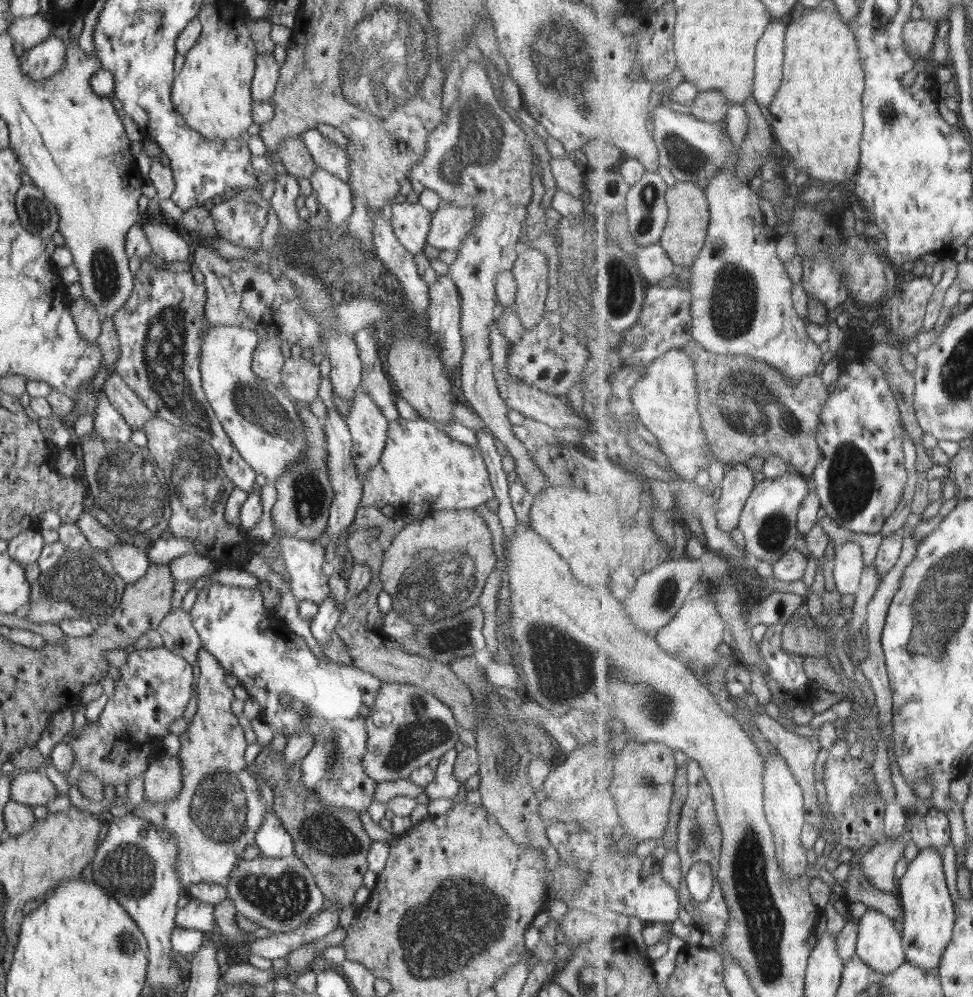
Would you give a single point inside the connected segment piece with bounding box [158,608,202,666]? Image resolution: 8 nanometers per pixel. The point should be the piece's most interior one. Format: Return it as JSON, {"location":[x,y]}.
{"location":[179,635]}

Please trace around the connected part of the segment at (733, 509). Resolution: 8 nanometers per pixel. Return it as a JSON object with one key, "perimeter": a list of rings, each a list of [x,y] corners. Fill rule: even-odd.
{"perimeter":[[[740,463],[728,472],[719,488],[717,513],[721,527],[728,532],[739,528],[746,505],[757,488],[754,473],[747,463]]]}

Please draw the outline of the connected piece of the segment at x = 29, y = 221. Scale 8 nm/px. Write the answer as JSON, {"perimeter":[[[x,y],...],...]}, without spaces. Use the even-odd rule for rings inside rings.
{"perimeter":[[[33,183],[22,185],[16,193],[15,205],[22,226],[42,240],[50,241],[59,230],[59,214]]]}

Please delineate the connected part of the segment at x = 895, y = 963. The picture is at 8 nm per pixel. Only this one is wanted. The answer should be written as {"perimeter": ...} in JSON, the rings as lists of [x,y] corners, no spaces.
{"perimeter":[[[870,907],[859,922],[859,956],[880,972],[892,973],[909,961],[905,936],[895,919]]]}

